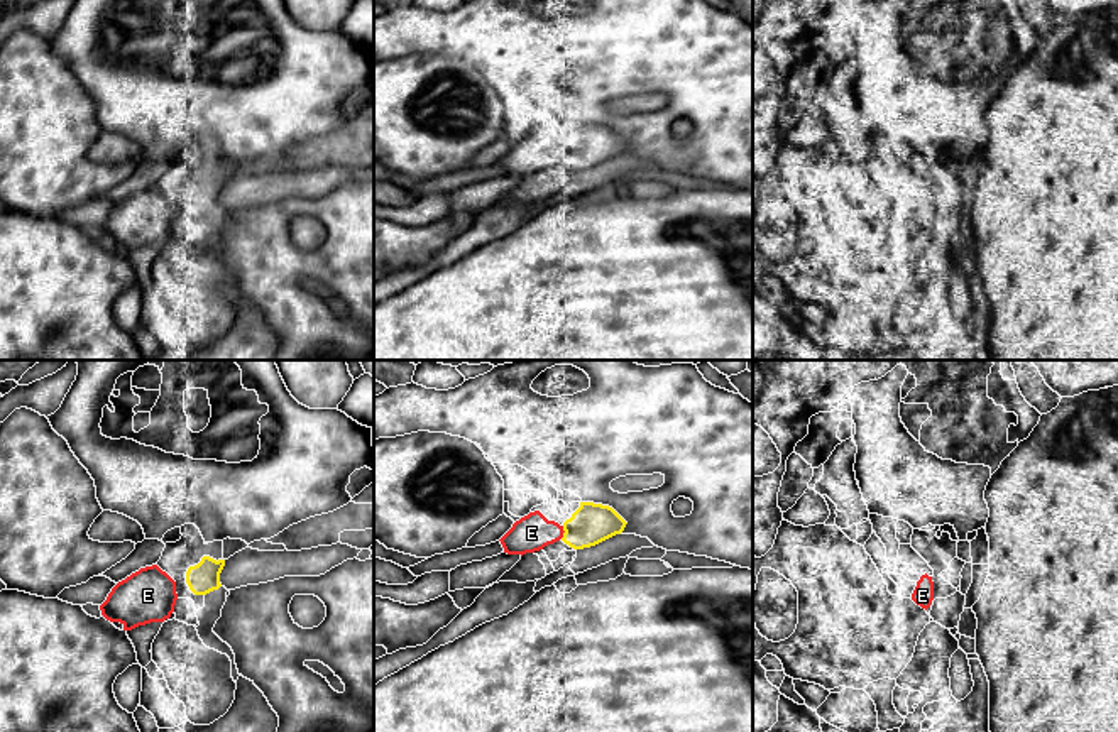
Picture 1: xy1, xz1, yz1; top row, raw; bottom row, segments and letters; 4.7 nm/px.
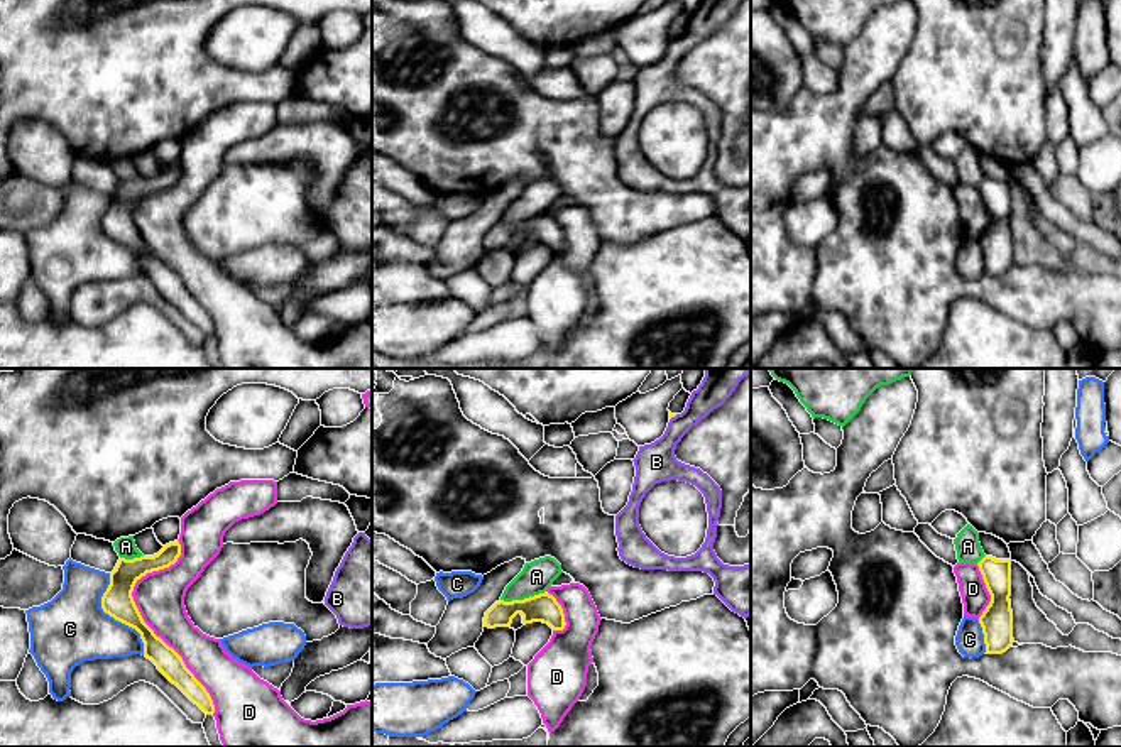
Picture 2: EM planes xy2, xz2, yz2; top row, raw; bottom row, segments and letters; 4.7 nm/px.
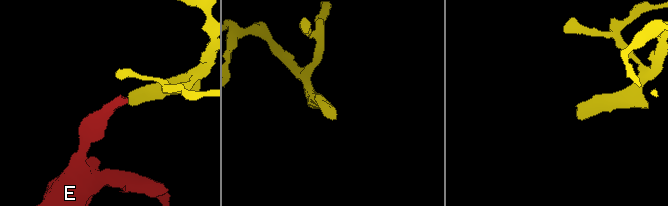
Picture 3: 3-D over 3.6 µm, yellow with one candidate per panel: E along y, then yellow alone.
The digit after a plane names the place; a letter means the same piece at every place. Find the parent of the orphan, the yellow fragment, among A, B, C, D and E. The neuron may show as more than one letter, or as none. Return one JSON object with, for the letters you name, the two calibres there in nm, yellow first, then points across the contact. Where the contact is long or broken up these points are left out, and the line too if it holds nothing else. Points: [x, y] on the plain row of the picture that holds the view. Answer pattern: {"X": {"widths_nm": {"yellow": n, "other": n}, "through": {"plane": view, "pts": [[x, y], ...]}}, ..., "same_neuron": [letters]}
{"E": {"widths_nm": {"yellow": 190, "other": 180}}, "same_neuron": ["E"]}

